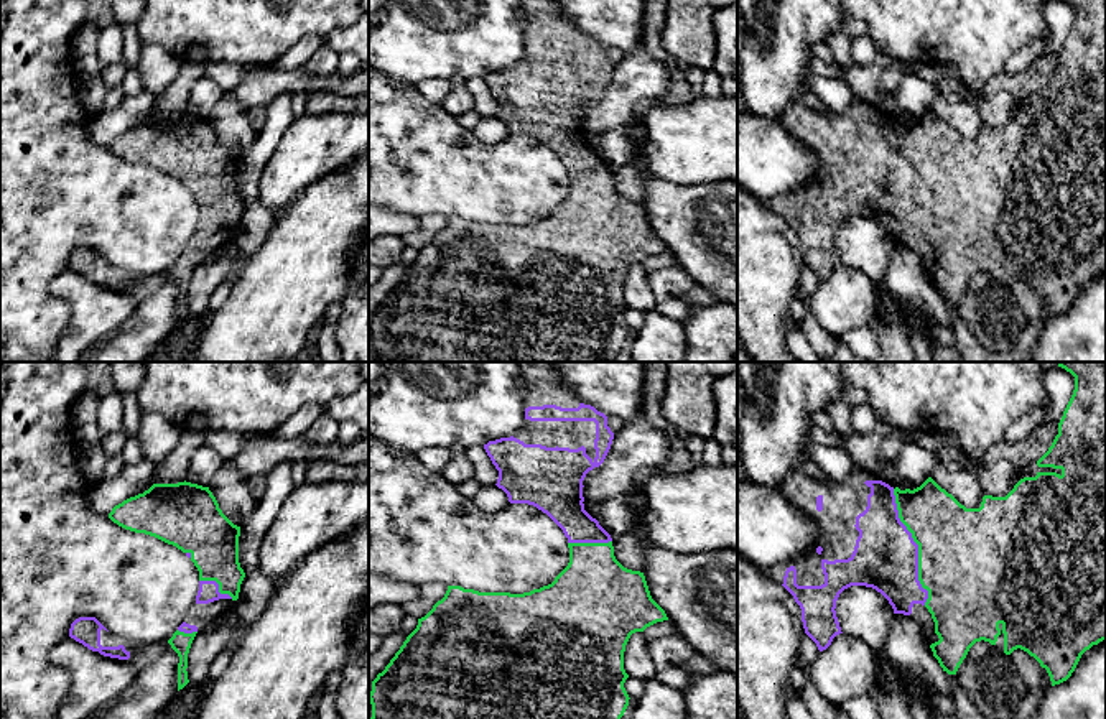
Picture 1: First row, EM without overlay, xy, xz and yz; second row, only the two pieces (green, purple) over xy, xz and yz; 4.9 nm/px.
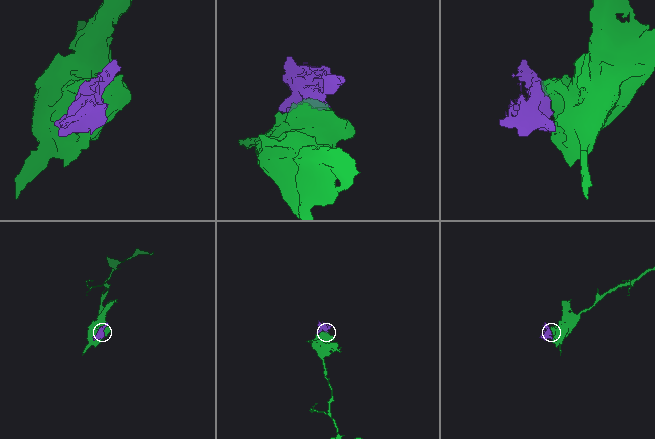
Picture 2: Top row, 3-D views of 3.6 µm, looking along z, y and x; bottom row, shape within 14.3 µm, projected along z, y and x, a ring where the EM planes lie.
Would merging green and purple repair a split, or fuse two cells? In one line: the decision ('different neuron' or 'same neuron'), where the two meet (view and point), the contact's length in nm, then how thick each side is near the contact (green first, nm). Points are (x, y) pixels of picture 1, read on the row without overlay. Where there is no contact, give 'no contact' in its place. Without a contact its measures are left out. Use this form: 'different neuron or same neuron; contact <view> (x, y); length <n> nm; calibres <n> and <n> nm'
same neuron; contact yz (919, 178); length 600 nm; calibres 500 and 320 nm

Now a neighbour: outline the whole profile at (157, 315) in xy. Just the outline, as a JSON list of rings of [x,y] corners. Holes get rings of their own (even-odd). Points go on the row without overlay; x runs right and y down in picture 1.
[[[165,275],[160,286],[137,303],[132,318],[77,362],[143,362],[178,324],[178,295],[178,285]]]

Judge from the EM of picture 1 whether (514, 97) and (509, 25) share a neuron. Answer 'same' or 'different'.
different

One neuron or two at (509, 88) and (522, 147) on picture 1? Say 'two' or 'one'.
two

